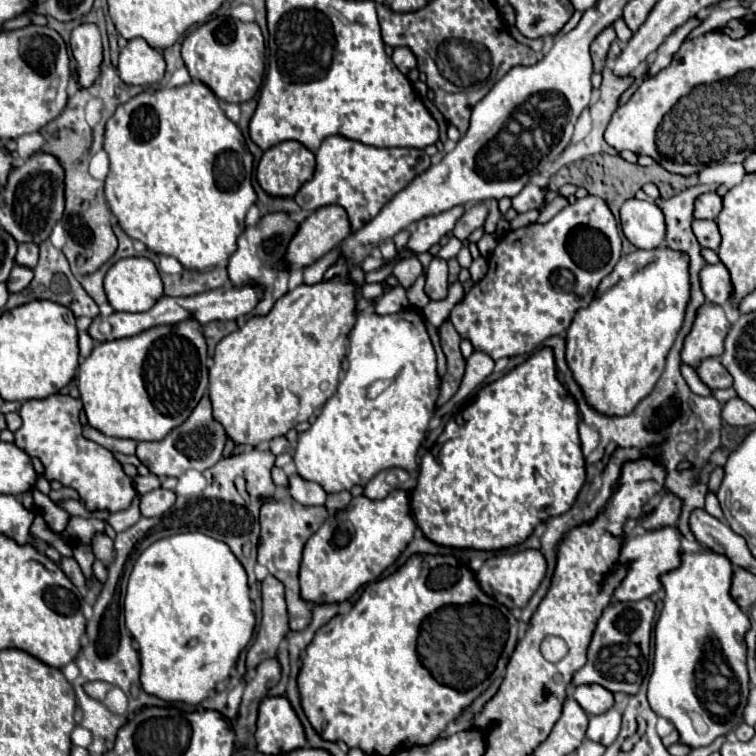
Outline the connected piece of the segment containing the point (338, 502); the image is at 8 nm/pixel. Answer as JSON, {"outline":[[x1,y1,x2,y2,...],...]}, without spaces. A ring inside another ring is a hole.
{"outline":[[350,491,332,493,332,495,328,495,328,499,326,499,326,509,328,509,328,511,338,511,338,509,344,509,344,507,350,503,350,499,352,499]]}

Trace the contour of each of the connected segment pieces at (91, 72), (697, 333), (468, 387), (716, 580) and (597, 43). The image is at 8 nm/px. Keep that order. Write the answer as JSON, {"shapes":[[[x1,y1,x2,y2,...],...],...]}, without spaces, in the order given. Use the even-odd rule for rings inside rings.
{"shapes":[[[78,25,72,31,70,49,76,59,76,87,90,89,100,77,102,65,102,41,96,25]],[[704,303,696,311,694,325,684,339,684,347,680,357,690,367,696,367,700,359,722,355,724,351,724,337,730,329,730,323,720,305]],[[474,351,466,363,466,375,462,379,460,391,442,407,436,408,435,413,438,416,444,416,452,413,463,400,470,394,474,387,478,387,494,369,494,361,490,355,486,355,484,351]],[[710,549,704,553,686,555,682,553,682,565,660,577,664,585,664,607,656,623,654,639,654,667,648,681,648,701,656,715,666,717,678,731,682,745,702,747,710,745,716,737,728,735,740,721,748,703,748,667,746,667,746,643,744,637,750,631,750,619,740,611,736,601,730,597,732,565,724,555],[694,717,706,723,706,733,698,733]],[[614,27,604,29,592,43,590,53,592,53,592,61,594,61,594,73,602,73,602,69,606,67,606,55,610,49,610,43,616,39]]]}

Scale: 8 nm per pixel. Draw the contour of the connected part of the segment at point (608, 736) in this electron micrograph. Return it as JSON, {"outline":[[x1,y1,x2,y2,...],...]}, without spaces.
{"outline":[[608,709,602,715,592,715,586,737,592,741,600,741,604,745,612,745,622,727,622,713,618,709]]}

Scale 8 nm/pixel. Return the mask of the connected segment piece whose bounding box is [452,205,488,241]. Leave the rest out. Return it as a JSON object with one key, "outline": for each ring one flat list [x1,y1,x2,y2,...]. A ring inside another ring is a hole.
{"outline":[[476,205,476,207,468,207,468,211,462,215,462,219,456,223,454,227,454,237,458,237,460,241,464,241,476,227,482,227,484,221,488,217,488,209,484,205]]}

